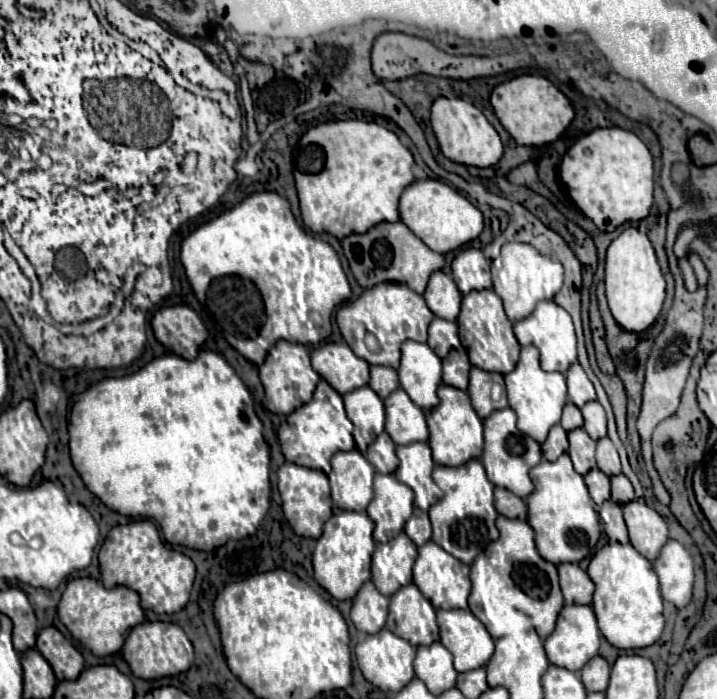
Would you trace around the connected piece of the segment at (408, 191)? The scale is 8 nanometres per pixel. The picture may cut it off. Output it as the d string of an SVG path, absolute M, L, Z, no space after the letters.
M440 179L414 181L408 185L400 197L400 215L402 223L406 223L416 237L420 237L432 251L442 255L470 243L482 233L484 227L482 213L464 195Z

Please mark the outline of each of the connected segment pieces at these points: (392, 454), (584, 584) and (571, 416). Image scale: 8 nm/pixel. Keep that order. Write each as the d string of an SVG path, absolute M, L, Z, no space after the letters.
M388 433L378 435L378 439L368 447L366 457L378 473L394 473L396 467L398 467L396 445L394 445L394 441L390 439Z
M562 563L562 565L558 565L558 575L560 575L560 589L562 589L568 605L572 605L572 603L590 605L592 603L594 583L588 577L588 573L580 569L580 565Z
M566 405L566 409L564 409L564 413L562 413L562 421L560 421L560 425L566 429L566 431L572 431L572 429L580 429L582 427L582 413L580 413L580 409L576 407L576 405Z

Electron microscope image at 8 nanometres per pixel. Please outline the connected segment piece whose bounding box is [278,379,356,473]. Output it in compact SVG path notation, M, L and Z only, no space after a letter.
M322 379L316 387L312 401L308 401L306 405L290 413L286 417L286 423L280 425L278 439L280 439L280 447L282 447L286 461L330 473L330 457L336 451L350 451L356 447L352 429L353 424L346 417L342 397Z

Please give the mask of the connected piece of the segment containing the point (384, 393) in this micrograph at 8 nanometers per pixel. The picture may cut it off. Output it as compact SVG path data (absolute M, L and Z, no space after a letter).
M382 365L370 367L370 387L372 387L382 399L386 399L390 393L394 393L394 391L400 387L398 373L396 373L394 369L382 367Z

